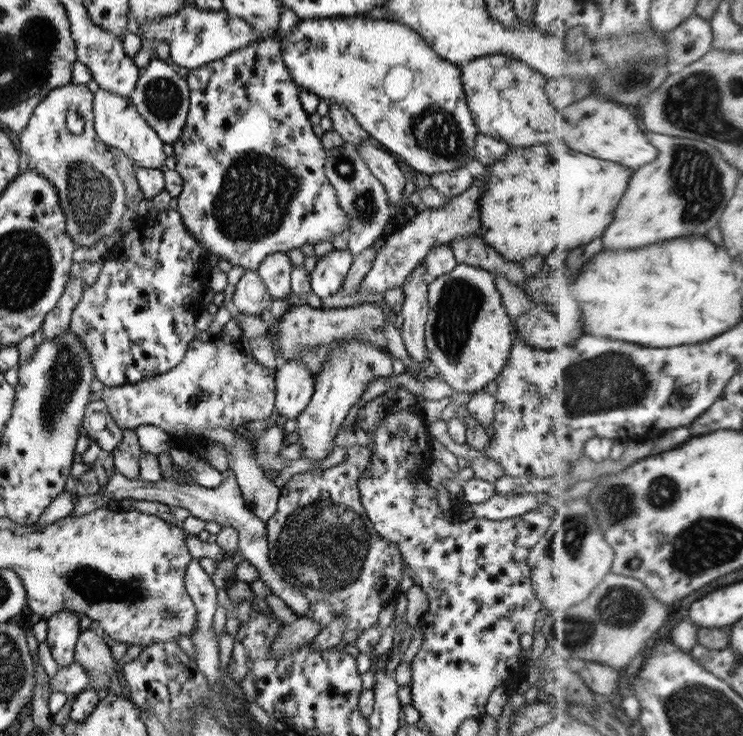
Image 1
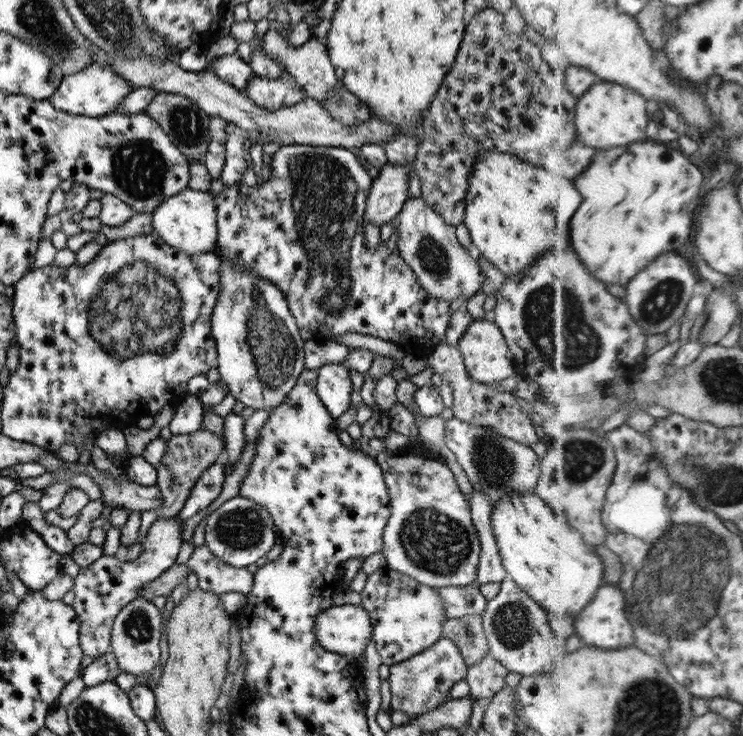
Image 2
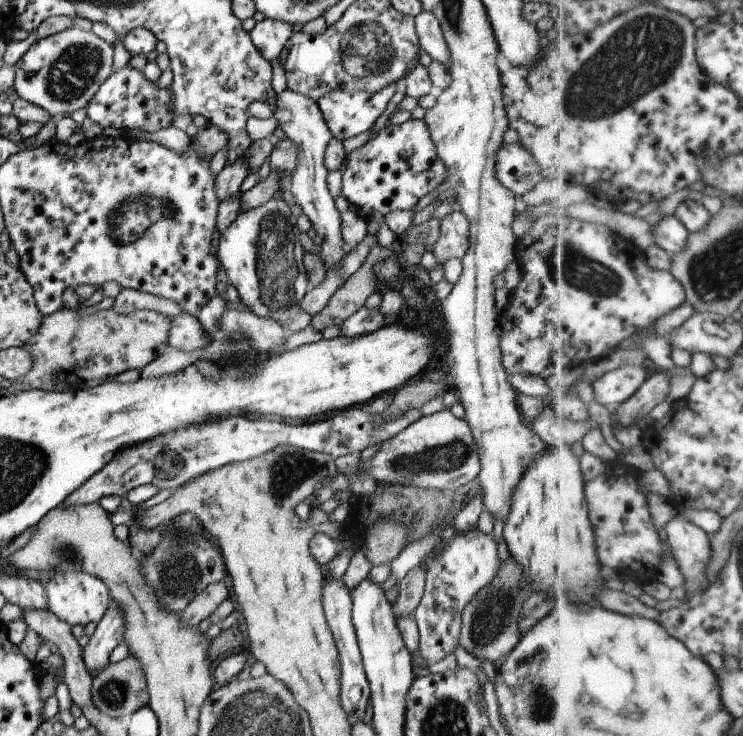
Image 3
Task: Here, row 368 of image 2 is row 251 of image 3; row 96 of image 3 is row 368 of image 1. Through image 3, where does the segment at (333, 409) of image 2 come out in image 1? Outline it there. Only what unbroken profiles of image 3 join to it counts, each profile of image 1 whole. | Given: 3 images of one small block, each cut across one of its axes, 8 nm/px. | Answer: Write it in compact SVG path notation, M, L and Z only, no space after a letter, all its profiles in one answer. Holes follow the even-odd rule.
M287 360L275 372L275 409L280 415L298 418L315 391L311 370L300 361Z

